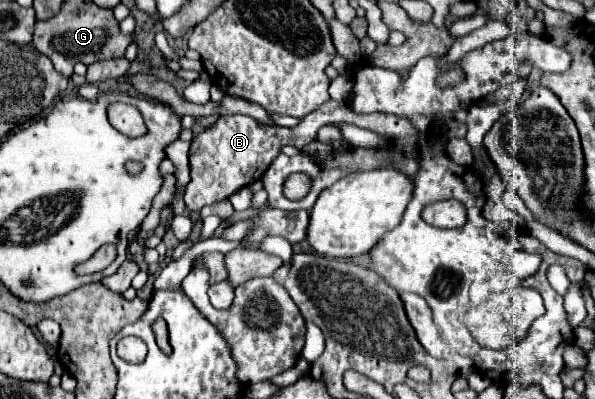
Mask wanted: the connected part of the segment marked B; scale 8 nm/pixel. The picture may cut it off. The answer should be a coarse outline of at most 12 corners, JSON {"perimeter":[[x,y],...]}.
{"perimeter":[[326,101],[294,129],[222,115],[192,139],[190,211],[262,179],[284,145],[322,125],[418,134],[405,118]]}

